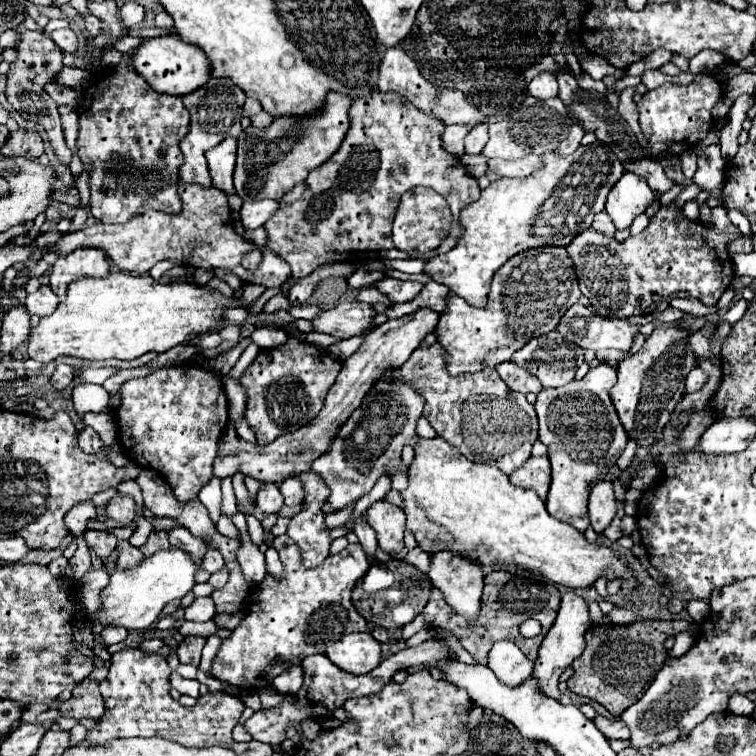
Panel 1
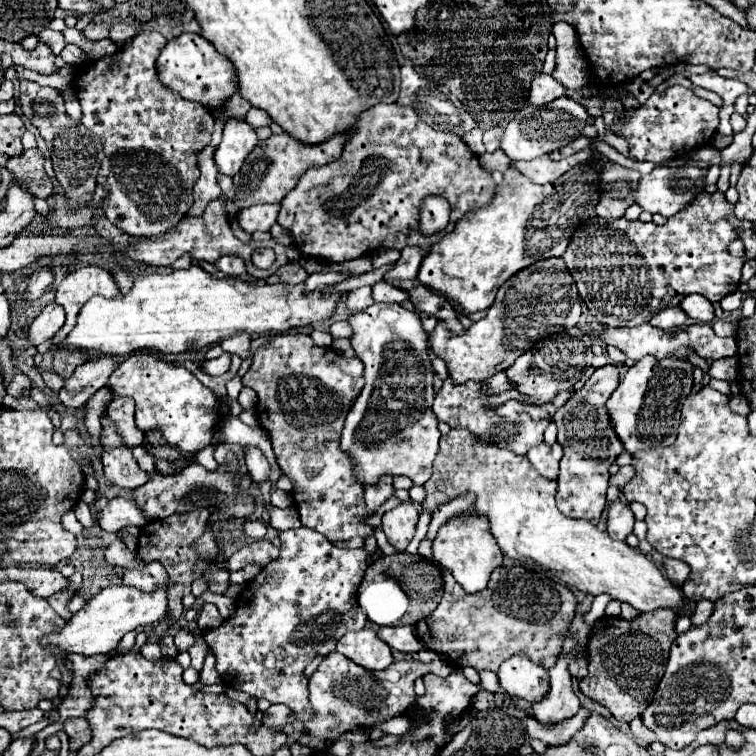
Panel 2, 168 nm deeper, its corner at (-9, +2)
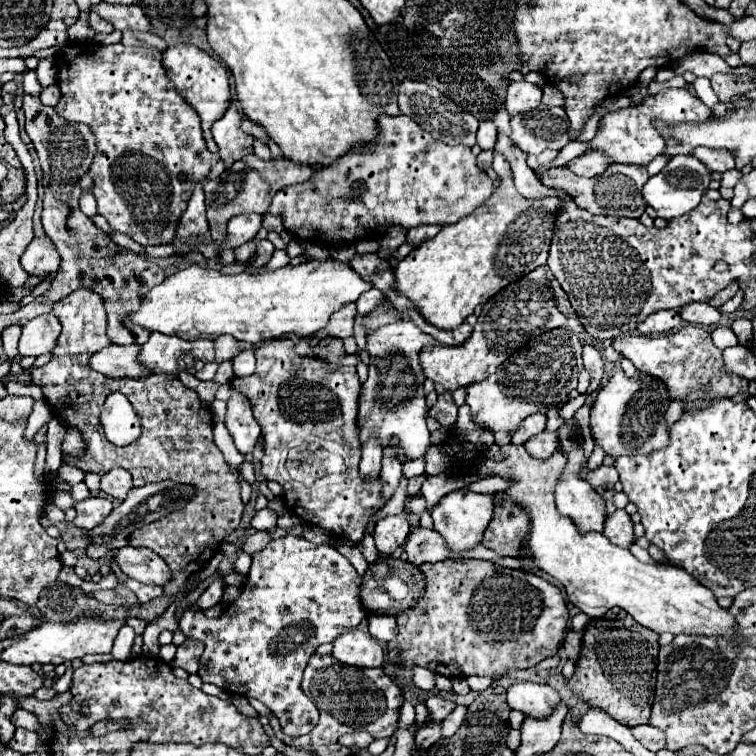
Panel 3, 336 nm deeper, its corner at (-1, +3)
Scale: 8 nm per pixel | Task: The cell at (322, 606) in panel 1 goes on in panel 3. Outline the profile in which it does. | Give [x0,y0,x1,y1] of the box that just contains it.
[179,536,367,736]

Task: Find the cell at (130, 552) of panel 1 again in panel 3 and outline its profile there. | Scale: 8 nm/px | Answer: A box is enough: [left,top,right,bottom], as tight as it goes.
[125,578,163,604]

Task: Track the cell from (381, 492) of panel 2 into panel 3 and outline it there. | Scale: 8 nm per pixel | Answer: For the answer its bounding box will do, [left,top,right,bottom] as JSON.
[361,440,381,480]

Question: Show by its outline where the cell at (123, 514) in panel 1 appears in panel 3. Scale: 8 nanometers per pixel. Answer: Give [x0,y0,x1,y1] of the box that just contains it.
[71,498,113,530]

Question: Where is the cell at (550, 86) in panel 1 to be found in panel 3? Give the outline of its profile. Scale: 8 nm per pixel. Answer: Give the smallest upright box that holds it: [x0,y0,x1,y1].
[505,80,541,116]

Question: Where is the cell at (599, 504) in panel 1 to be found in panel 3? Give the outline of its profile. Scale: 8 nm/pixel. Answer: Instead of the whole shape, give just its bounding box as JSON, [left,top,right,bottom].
[603,510,635,548]

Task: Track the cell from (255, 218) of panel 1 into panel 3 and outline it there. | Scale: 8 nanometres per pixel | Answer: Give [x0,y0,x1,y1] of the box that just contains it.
[223,214,261,248]

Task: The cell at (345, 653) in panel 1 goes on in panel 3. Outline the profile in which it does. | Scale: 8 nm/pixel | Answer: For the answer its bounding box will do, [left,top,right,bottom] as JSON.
[333,630,385,668]

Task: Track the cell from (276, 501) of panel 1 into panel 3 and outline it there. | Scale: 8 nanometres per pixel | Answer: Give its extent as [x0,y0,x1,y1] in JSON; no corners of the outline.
[225,388,261,456]

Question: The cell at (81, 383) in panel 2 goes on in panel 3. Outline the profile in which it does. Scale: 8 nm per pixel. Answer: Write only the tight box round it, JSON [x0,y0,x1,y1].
[89,344,153,378]

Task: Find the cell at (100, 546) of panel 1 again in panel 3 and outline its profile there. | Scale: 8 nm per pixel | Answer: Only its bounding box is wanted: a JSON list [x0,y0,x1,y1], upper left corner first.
[115,548,171,586]

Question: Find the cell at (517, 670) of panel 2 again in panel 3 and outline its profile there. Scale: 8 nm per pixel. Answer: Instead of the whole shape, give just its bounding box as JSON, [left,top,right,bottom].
[507,682,563,718]

